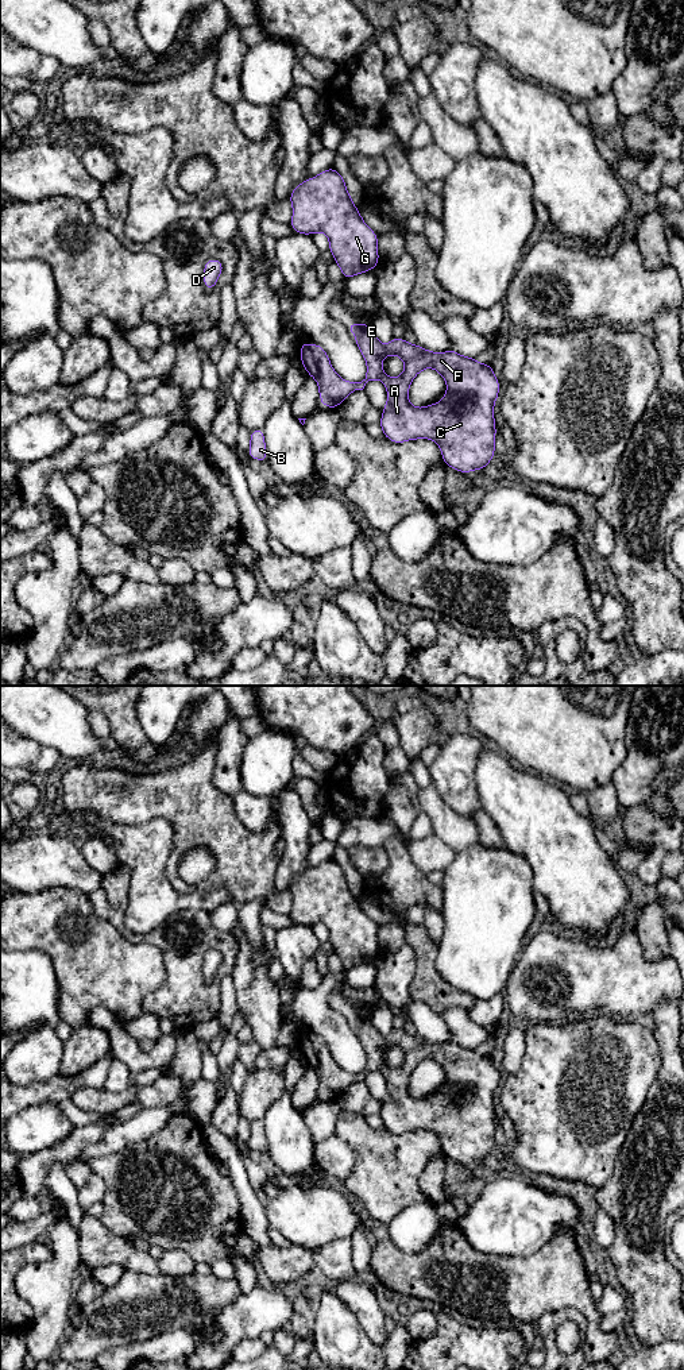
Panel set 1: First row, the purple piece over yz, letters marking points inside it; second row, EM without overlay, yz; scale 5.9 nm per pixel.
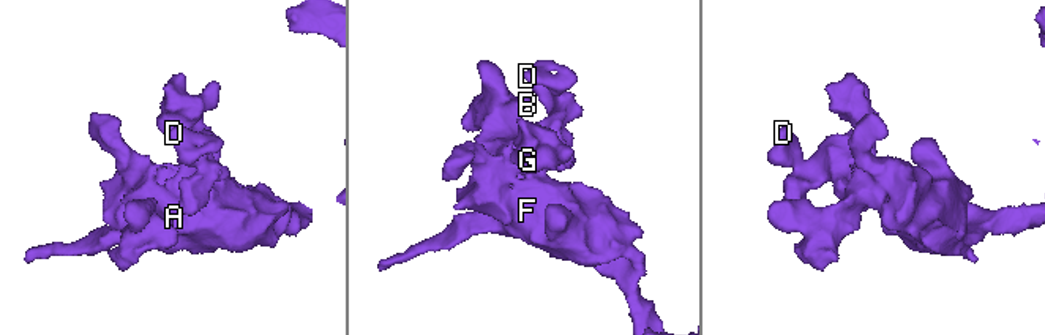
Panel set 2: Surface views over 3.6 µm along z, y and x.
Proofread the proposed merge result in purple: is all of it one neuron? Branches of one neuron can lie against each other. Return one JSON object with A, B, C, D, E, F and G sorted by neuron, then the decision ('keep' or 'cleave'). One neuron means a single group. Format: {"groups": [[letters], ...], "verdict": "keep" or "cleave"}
{"groups": [["A", "B", "C", "D", "E", "F", "G"]], "verdict": "keep"}

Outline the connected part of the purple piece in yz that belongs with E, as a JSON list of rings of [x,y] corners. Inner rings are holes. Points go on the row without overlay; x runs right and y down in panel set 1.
[[[368,1012],[351,1014],[347,1020],[355,1024],[355,1034],[367,1056],[362,1073],[344,1072],[320,1035],[301,1035],[300,1051],[306,1065],[318,1074],[321,1096],[336,1100],[352,1083],[363,1081],[367,1073],[380,1070],[387,1080],[387,1095],[379,1112],[383,1127],[398,1135],[429,1130],[440,1138],[445,1157],[463,1165],[484,1161],[495,1145],[494,1095],[501,1077],[492,1057],[453,1041],[428,1042],[403,1029],[393,1029],[383,1037]],[[391,1046],[401,1047],[405,1056],[405,1062],[398,1069],[390,1069],[382,1058],[382,1050]],[[428,1058],[443,1066],[447,1084],[433,1096],[411,1097],[409,1078],[416,1066]]]

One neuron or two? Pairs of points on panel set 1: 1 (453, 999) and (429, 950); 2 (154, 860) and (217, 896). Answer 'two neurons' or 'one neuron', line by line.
1: one neuron
2: one neuron

